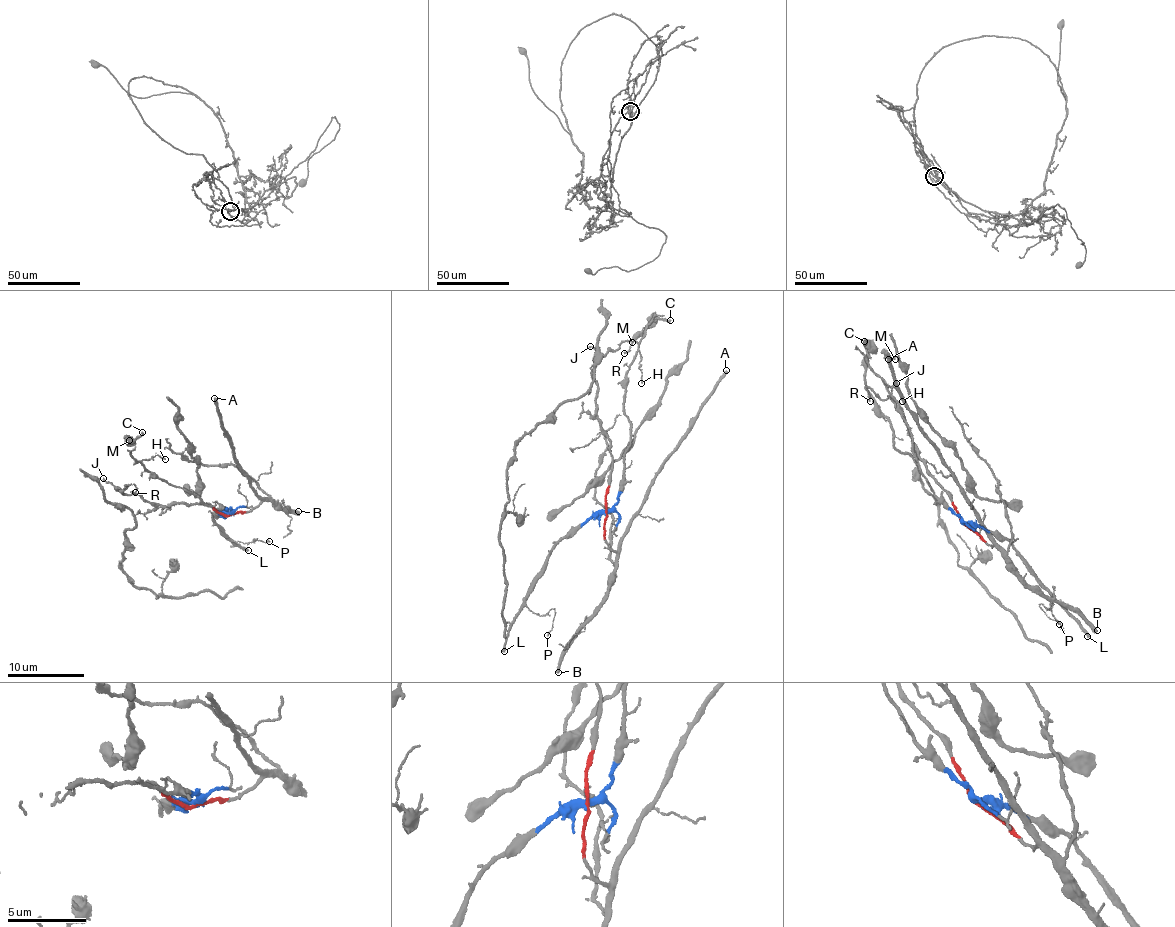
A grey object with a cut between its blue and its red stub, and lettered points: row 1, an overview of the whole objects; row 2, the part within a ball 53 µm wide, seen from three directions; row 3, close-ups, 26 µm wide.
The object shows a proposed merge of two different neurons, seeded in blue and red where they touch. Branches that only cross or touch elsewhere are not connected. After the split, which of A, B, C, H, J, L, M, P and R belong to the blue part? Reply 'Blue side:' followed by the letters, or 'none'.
Blue side: C, H, L, M, P

